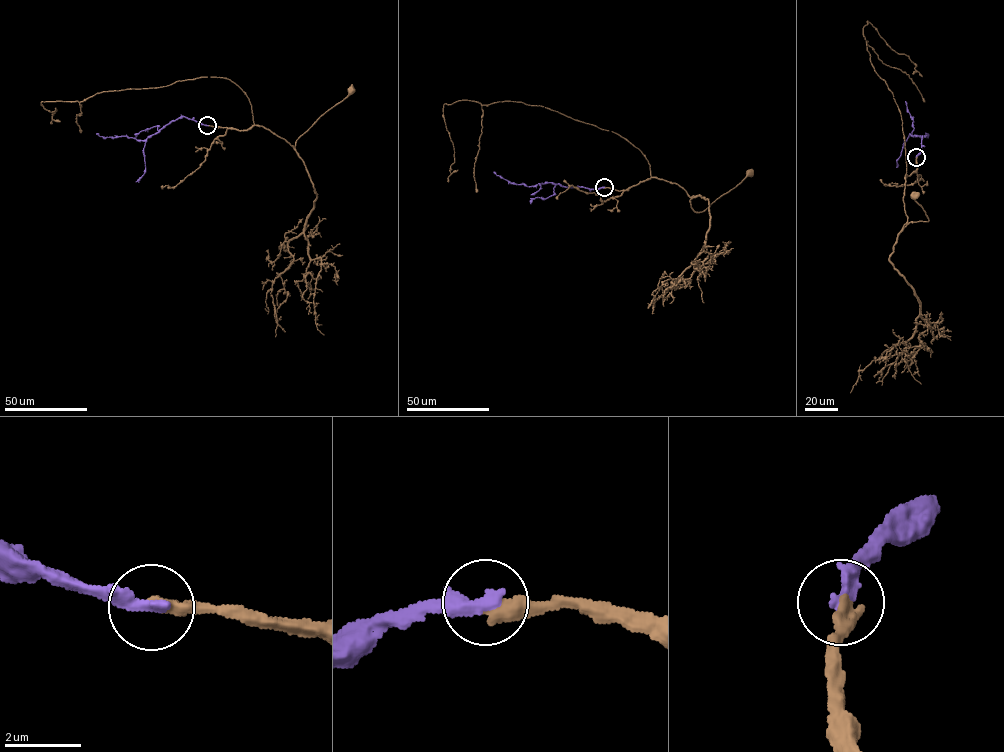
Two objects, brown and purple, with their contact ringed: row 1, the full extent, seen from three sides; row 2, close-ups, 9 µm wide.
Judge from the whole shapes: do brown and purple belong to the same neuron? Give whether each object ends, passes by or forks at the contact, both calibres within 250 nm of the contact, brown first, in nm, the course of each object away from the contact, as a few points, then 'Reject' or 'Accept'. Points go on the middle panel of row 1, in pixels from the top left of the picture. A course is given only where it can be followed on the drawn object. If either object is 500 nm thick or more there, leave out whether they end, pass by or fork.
At the ring brown ends. At the ring purple ends. Thickness 360 nm (brown) against 360 nm. Course of brown: (604, 187), (627, 190), (657, 177), (694, 196), (690, 200), (692, 209), (702, 211), (750, 174). Course of purple: (604, 187), (591, 189), (548, 182), (527, 186), (511, 183), (494, 171). Reject

